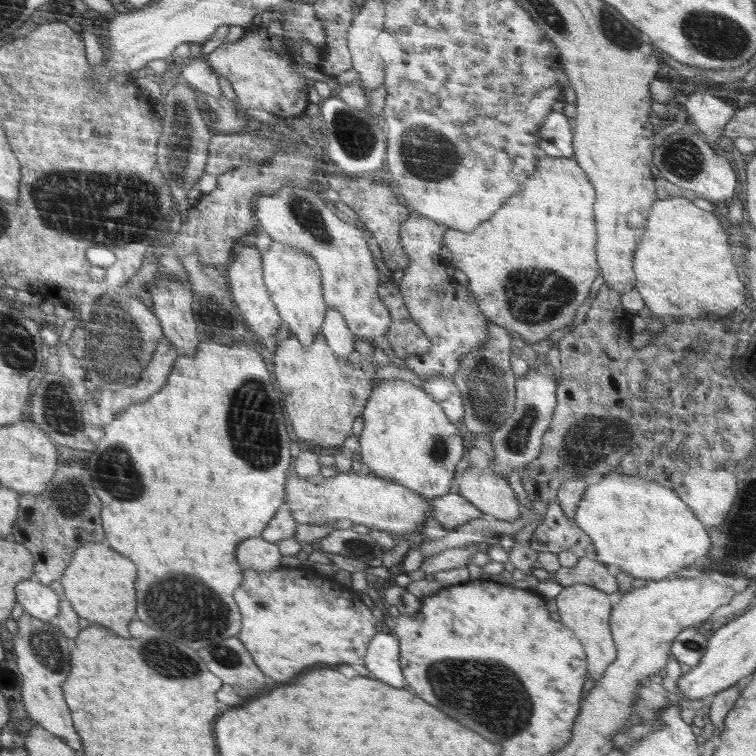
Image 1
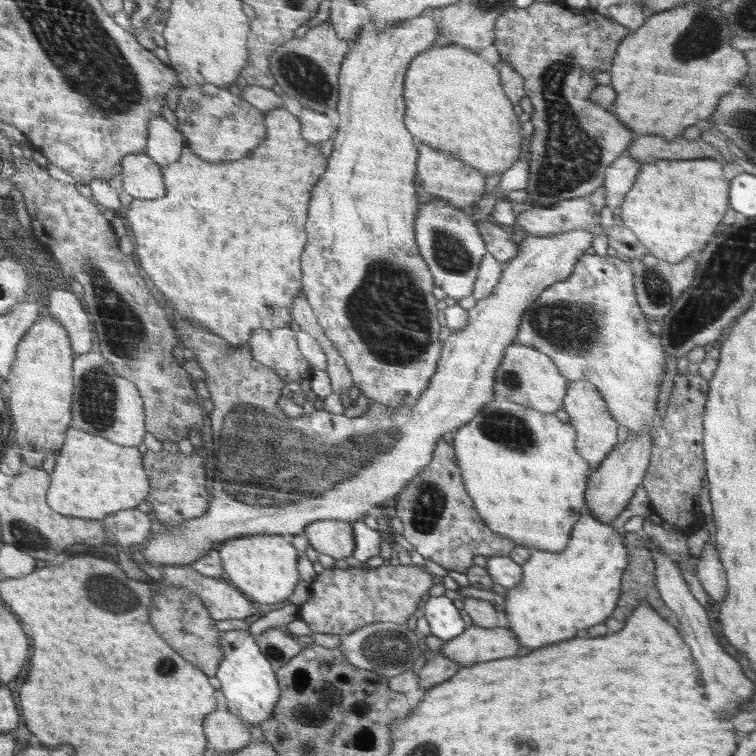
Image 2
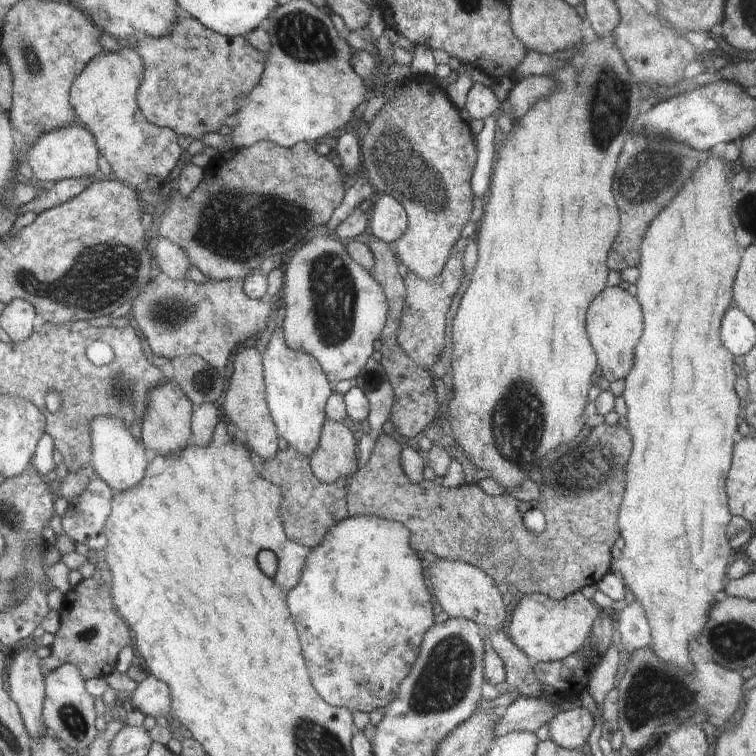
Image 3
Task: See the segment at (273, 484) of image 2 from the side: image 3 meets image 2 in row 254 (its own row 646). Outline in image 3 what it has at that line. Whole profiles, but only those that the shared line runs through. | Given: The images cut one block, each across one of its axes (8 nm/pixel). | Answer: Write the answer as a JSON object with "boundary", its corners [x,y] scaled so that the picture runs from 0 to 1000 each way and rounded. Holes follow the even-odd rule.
{"boundary":[[[767,783],[753,787],[750,792],[737,794],[716,784],[702,784],[690,788],[680,810],[675,825],[668,828],[668,835],[675,848],[693,862],[701,873],[708,876],[741,874],[757,862],[765,864],[770,852],[775,849],[783,825],[791,815],[786,799],[775,794]]]}

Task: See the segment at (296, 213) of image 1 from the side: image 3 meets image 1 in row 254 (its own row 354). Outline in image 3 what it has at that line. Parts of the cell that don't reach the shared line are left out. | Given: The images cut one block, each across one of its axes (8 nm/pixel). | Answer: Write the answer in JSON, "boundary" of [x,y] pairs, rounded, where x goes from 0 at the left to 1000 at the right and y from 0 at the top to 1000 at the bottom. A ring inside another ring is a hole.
{"boundary":[[[418,312],[392,332],[381,349],[374,351],[374,381],[378,410],[373,437],[380,456],[386,462],[405,466],[415,472],[427,487],[434,504],[444,508],[450,503],[472,500],[481,481],[495,466],[495,452],[503,446],[505,434],[512,430],[516,405],[511,388],[491,360],[466,344],[455,323],[440,312]]]}

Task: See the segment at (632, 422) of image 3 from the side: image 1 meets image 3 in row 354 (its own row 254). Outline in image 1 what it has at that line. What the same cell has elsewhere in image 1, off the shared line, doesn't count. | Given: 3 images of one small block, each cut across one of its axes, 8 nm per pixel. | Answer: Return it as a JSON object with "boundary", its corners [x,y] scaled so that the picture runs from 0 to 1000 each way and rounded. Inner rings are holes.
{"boundary":[[[886,261],[881,265],[873,265],[862,274],[862,296],[857,296],[857,312],[852,312],[852,323],[847,323],[847,333],[841,333],[841,361],[840,365],[847,365],[847,381],[843,381],[847,392],[856,405],[872,422],[889,422],[902,418],[915,418],[918,421],[940,421],[951,422],[952,419],[966,417],[976,406],[984,402],[987,394],[987,381],[981,378],[979,368],[974,365],[974,354],[968,349],[968,336],[963,331],[963,312],[958,307],[958,302],[952,299],[950,288],[939,280],[933,280],[922,275],[913,265],[905,261]]]}

